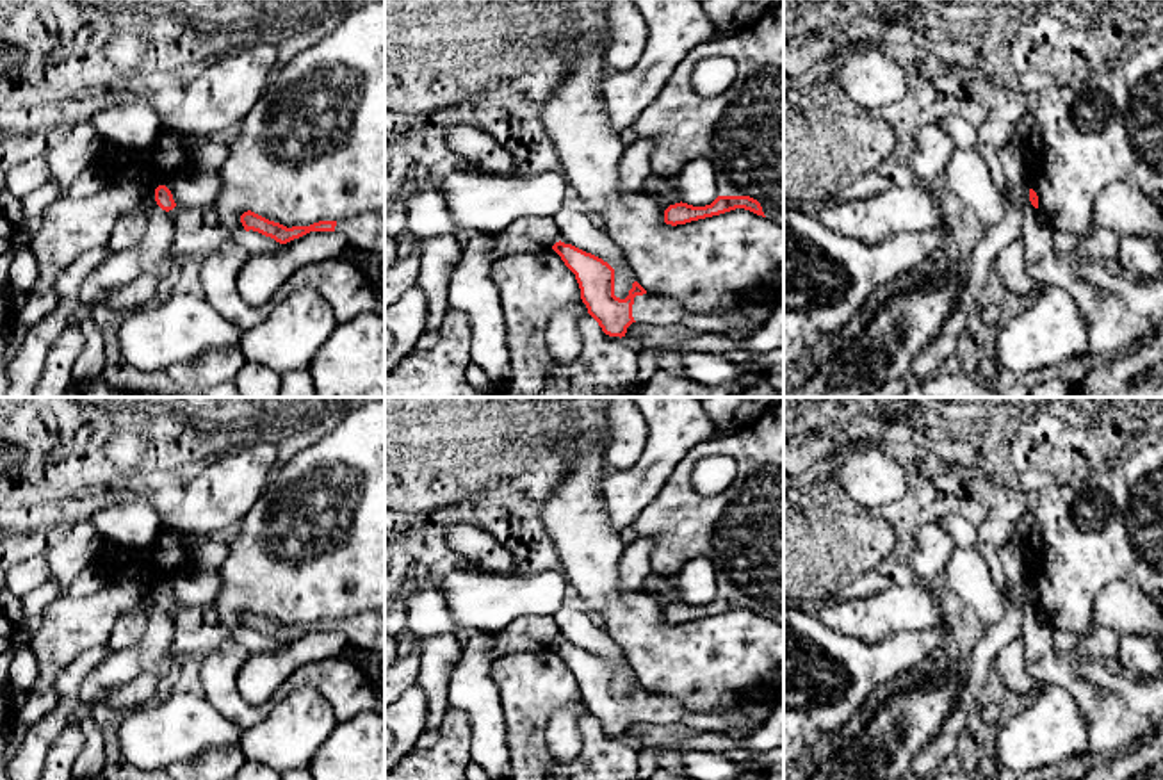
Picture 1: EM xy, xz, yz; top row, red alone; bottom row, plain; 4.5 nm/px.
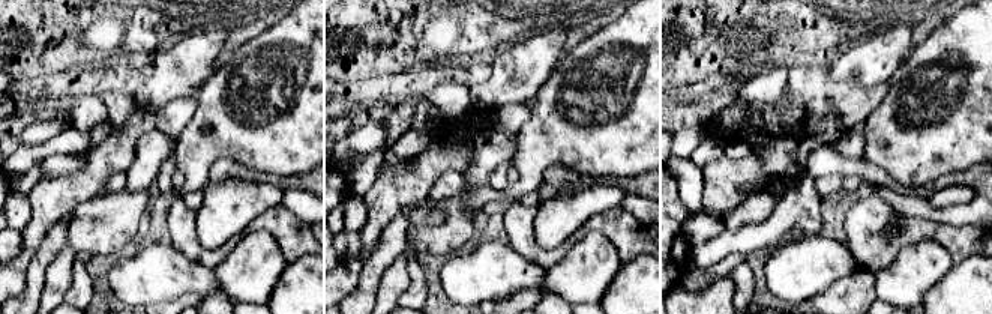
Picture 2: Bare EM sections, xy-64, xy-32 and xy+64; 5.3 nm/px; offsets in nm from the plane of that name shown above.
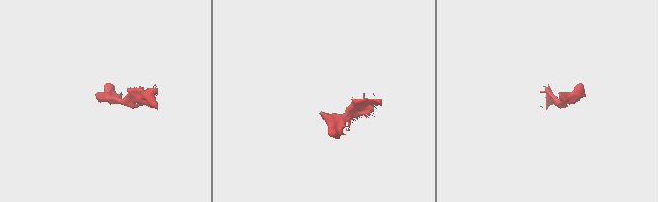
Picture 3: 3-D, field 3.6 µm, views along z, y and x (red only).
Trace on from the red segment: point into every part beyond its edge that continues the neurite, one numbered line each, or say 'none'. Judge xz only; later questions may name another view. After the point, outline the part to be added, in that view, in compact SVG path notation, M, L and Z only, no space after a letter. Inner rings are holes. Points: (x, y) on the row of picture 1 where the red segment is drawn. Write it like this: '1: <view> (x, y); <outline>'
1: xz (740, 132); M784 4L766 11L741 32L718 36L693 48L630 128L639 139L654 141L654 175L675 178L687 164L707 164L716 175L718 196L750 196L760 203L768 219L784 226ZM718 55L737 62L737 77L727 91L700 96L691 87L693 69L700 61Z

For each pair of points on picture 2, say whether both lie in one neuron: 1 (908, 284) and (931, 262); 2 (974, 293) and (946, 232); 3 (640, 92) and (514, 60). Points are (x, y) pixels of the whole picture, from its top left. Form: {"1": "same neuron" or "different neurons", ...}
{"1": "same neuron", "2": "different neurons", "3": "different neurons"}

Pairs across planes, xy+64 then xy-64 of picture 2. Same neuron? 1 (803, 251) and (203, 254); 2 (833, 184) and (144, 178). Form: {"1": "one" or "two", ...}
{"1": "two", "2": "two"}

